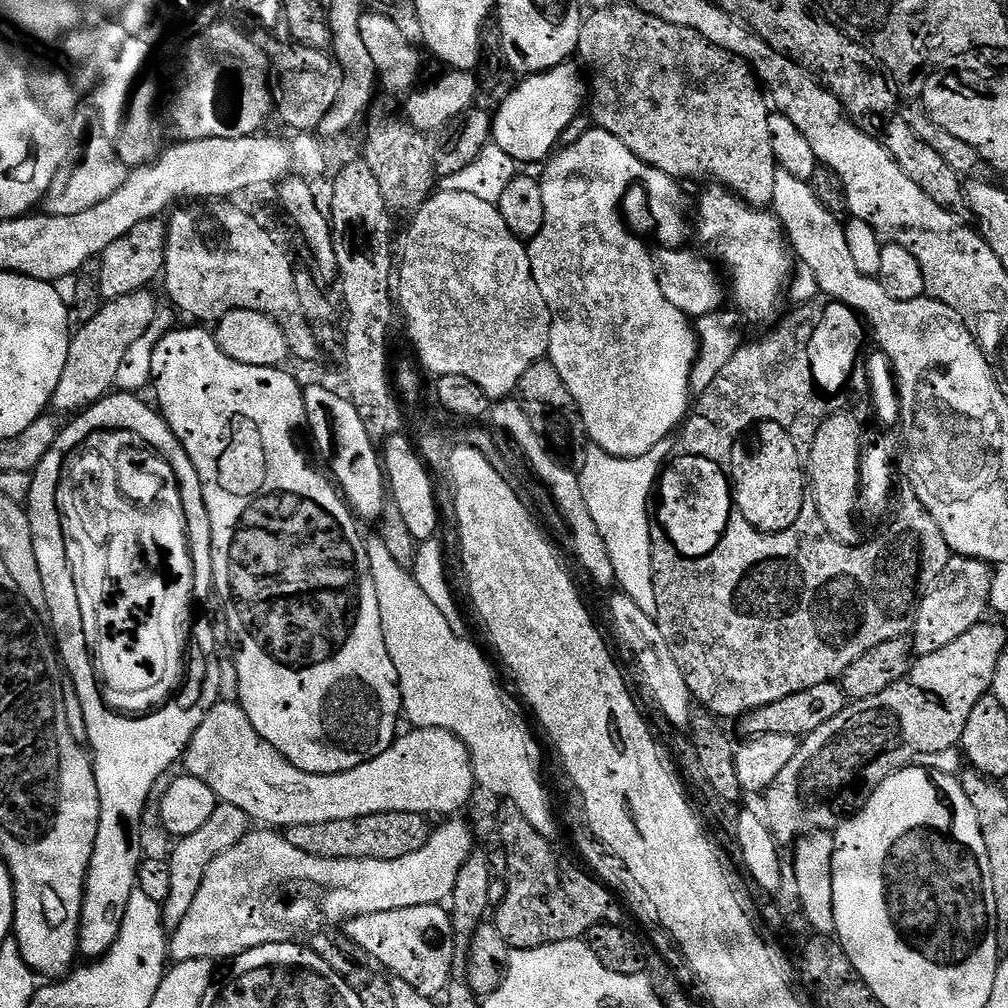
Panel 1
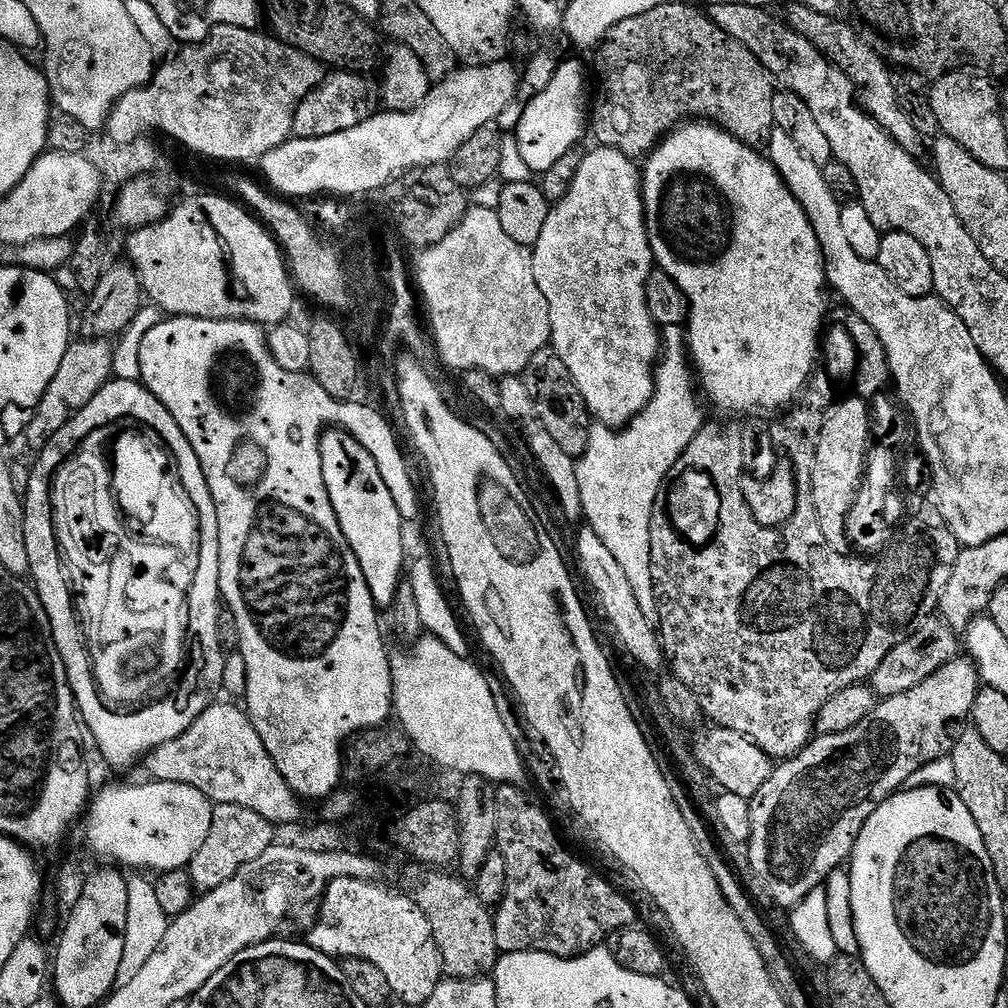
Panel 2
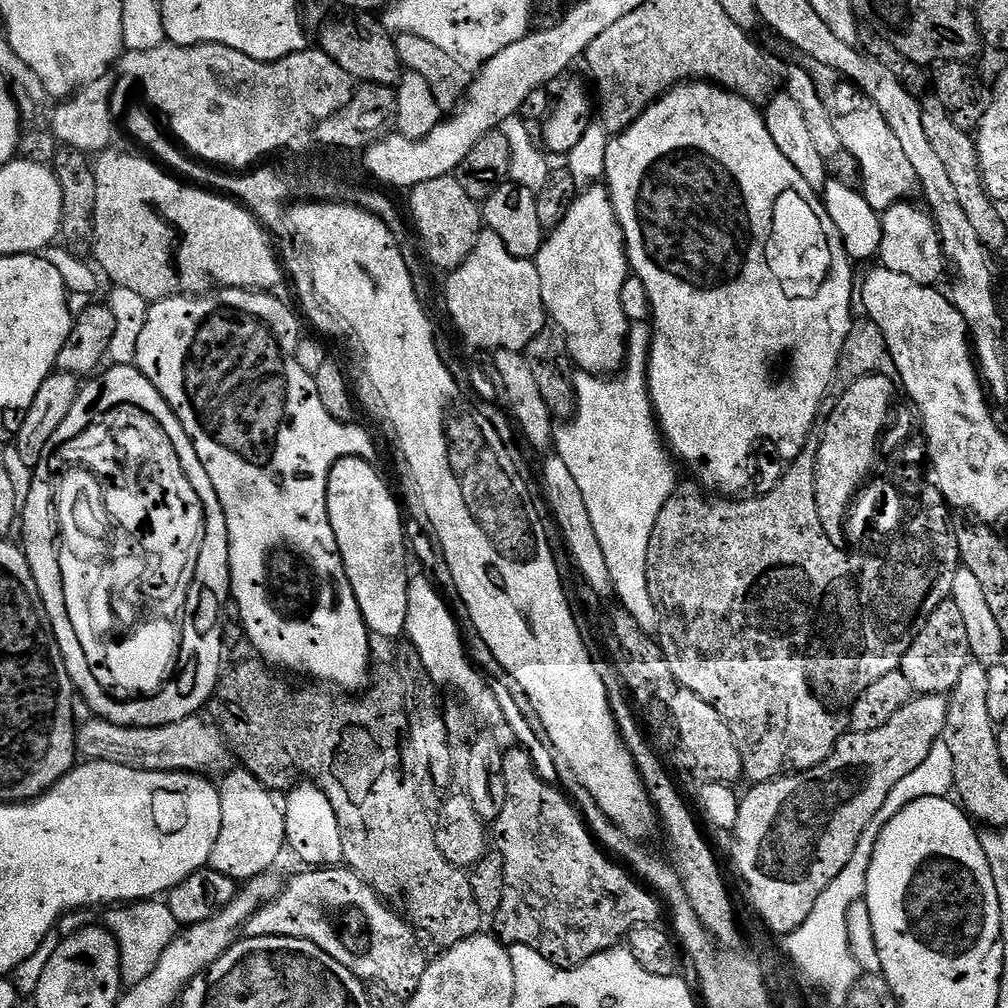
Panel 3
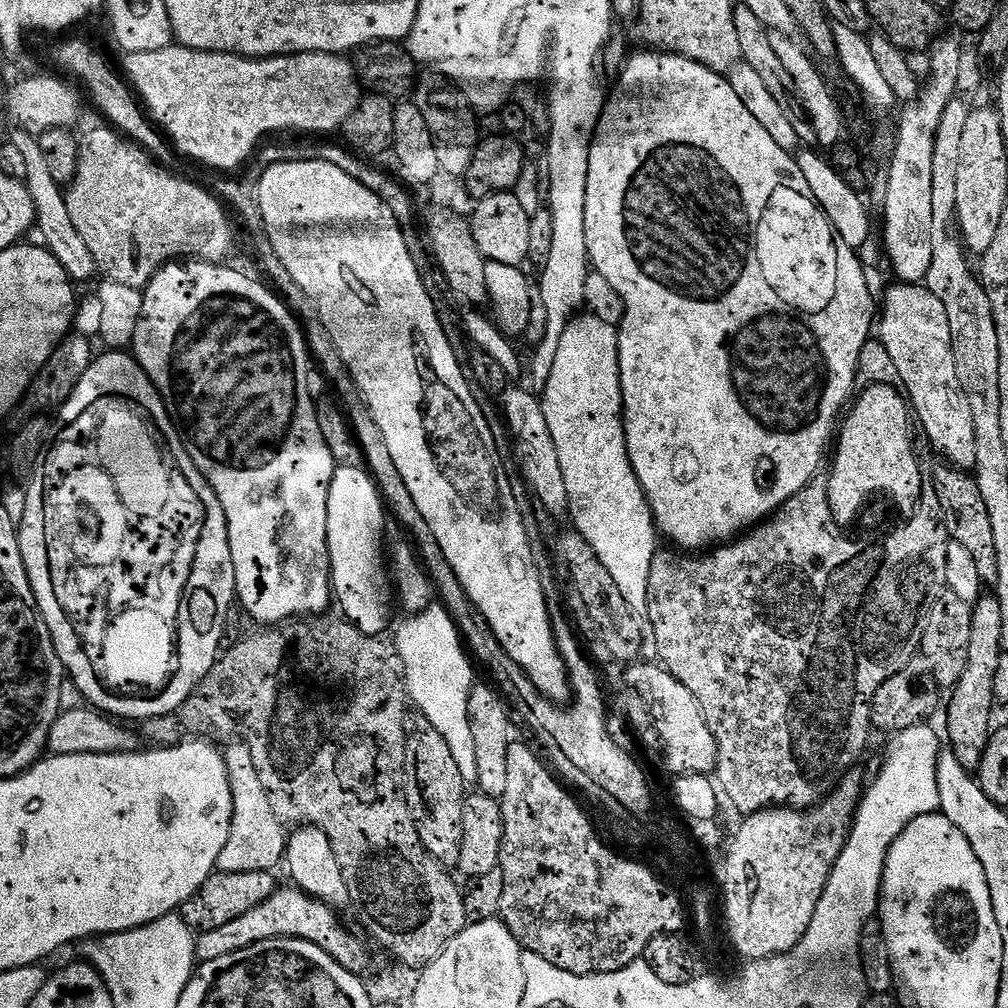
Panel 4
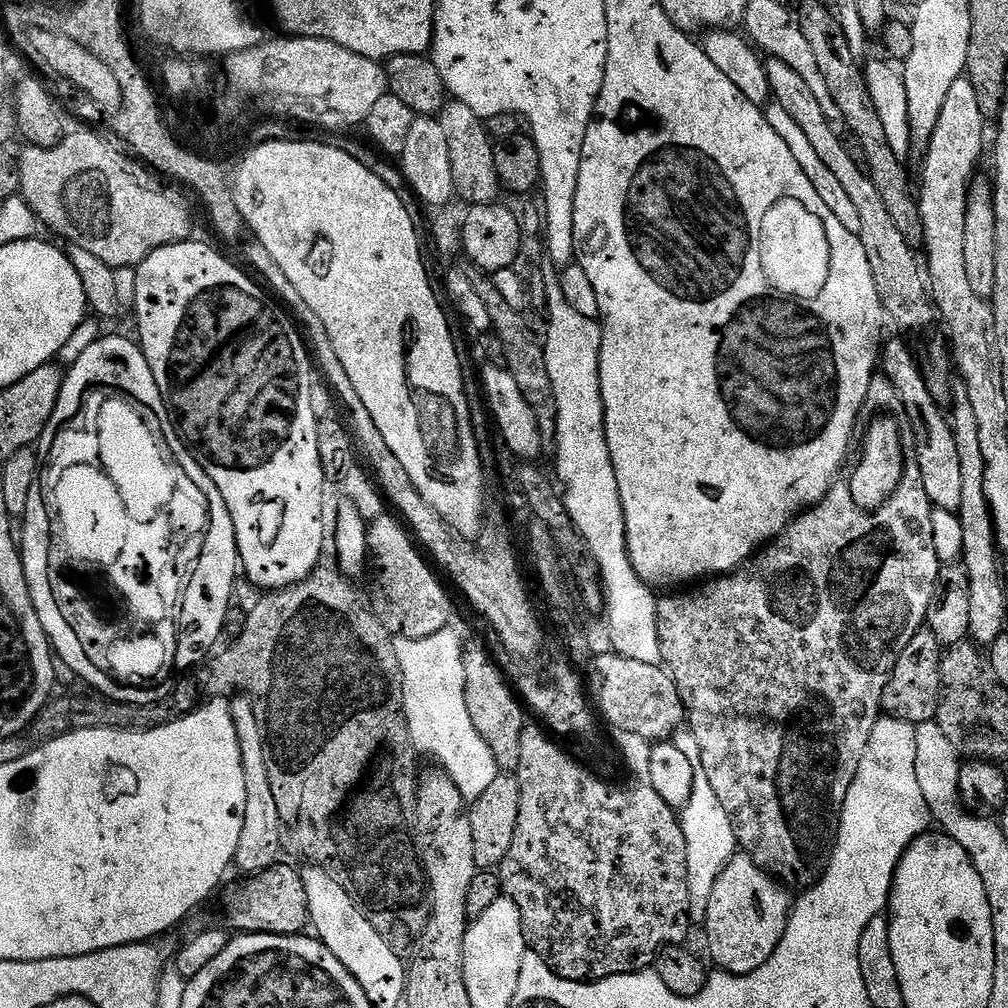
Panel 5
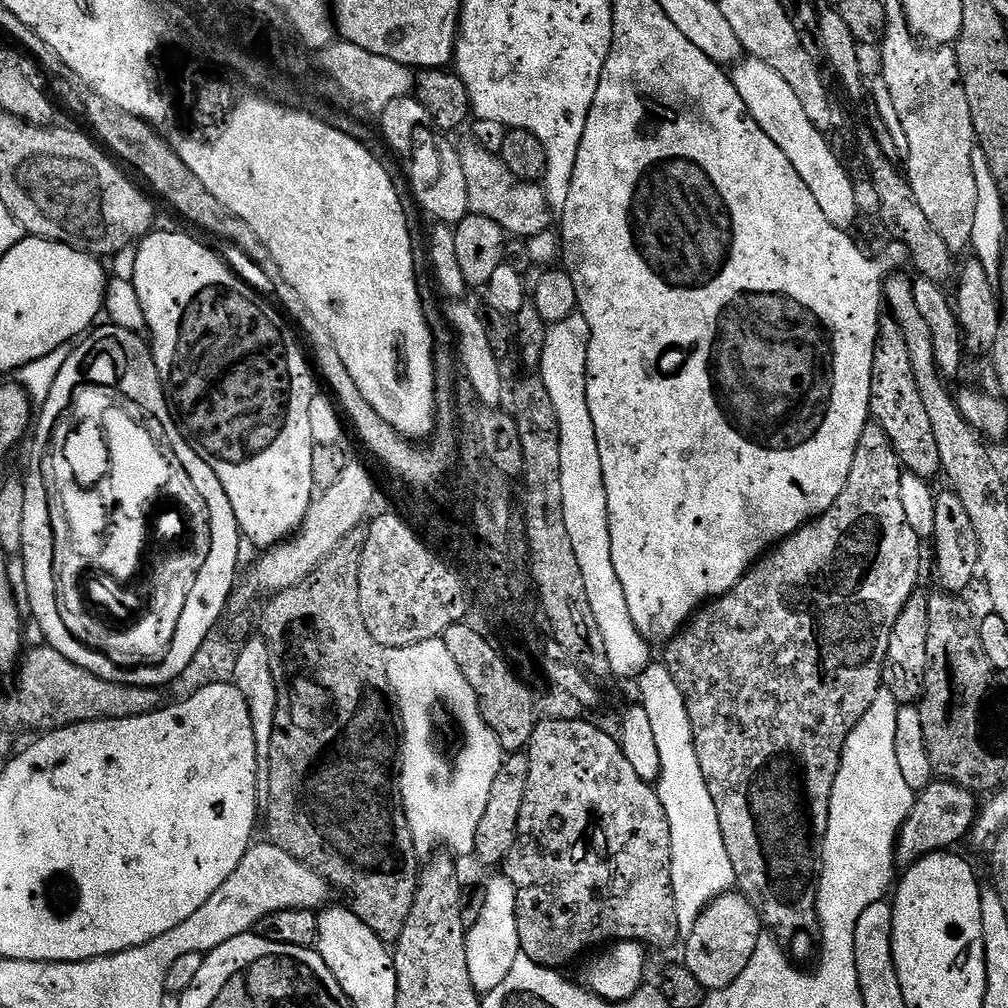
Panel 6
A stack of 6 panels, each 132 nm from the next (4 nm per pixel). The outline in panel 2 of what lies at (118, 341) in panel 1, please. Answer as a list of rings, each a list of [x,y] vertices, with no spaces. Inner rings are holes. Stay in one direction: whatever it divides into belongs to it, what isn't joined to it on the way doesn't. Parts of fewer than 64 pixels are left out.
[[[104,338],[78,340],[69,343],[62,358],[62,366],[58,366],[58,374],[54,374],[54,382],[46,386],[42,402],[38,402],[35,412],[31,413],[26,437],[28,436],[28,444],[33,450],[45,448],[50,438],[54,438],[54,434],[58,434],[58,430],[62,430],[62,426],[66,426],[66,422],[70,422],[70,418],[74,418],[74,414],[82,411],[92,401],[94,394],[98,394],[98,390],[102,390],[104,385],[113,379],[113,345]]]

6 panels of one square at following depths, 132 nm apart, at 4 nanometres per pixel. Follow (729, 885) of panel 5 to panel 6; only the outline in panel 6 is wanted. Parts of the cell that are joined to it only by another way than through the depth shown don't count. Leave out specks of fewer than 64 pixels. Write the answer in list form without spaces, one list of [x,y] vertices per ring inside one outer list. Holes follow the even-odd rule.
[[[731,890],[723,896],[717,895],[711,901],[709,908],[704,908],[700,912],[700,917],[692,924],[692,933],[683,941],[684,944],[684,960],[683,967],[690,970],[690,974],[694,974],[694,978],[698,978],[698,982],[702,982],[705,990],[715,990],[717,988],[725,988],[730,986],[738,978],[738,974],[742,974],[742,970],[746,970],[746,966],[750,966],[750,958],[754,958],[756,949],[761,947],[760,932],[762,933],[762,921],[760,915],[754,910],[754,906],[739,891]]]

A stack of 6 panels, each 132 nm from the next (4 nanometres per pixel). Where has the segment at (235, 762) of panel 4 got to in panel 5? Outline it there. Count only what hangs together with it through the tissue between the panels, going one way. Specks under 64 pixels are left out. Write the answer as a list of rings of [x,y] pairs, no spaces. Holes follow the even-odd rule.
[[[240,694],[231,701],[234,726],[238,730],[238,750],[242,752],[242,774],[246,778],[246,818],[242,818],[242,838],[238,838],[238,850],[234,861],[235,867],[247,874],[259,874],[272,868],[282,856],[282,825],[278,818],[278,805],[274,803],[274,793],[270,790],[270,778],[266,774],[266,750],[262,730],[254,718],[254,706],[247,696]]]

